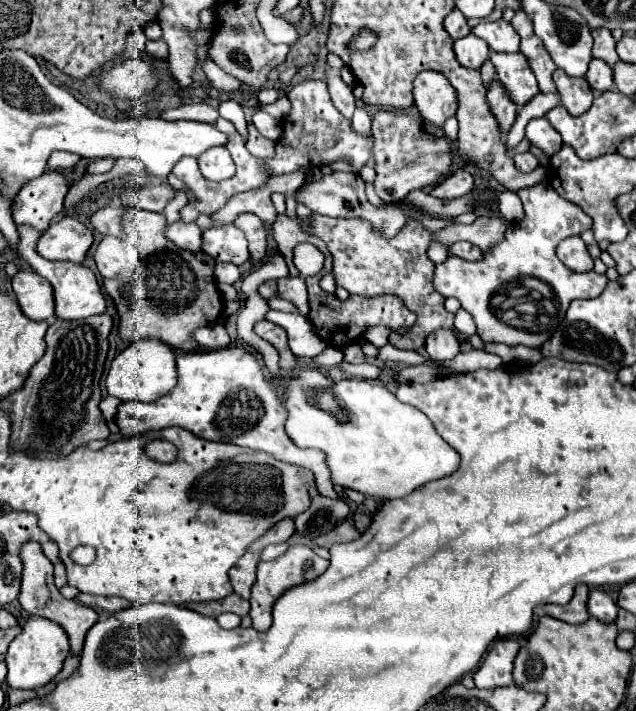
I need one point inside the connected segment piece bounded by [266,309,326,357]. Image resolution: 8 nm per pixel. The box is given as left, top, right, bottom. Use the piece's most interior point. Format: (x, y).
(303, 344)

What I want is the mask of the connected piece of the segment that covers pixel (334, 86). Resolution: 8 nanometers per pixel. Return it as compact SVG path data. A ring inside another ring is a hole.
M328 53L326 57L326 63L328 63L328 69L326 69L326 83L328 83L328 89L330 89L330 95L332 95L332 101L336 105L336 109L346 117L346 119L352 119L352 113L356 109L356 99L352 95L352 89L342 81L340 77L340 71L344 67L342 59L338 59L338 55L334 53Z

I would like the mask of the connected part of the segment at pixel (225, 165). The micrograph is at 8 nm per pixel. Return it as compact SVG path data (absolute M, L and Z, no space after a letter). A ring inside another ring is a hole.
M214 147L198 157L200 171L208 181L224 181L234 175L234 163L226 147Z

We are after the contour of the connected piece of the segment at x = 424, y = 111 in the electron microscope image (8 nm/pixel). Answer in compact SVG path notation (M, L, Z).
M422 71L414 79L414 101L420 115L436 127L442 127L458 109L456 89L438 71Z

